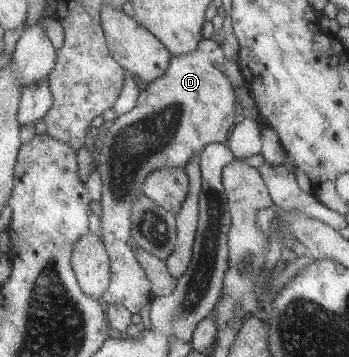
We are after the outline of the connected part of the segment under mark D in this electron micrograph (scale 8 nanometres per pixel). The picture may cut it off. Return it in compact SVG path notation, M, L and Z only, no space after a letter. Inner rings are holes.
M203 40L201 44L199 44L199 48L195 50L195 52L191 52L191 54L187 54L187 56L179 56L179 58L172 58L169 71L163 78L159 78L159 80L155 80L153 84L145 87L145 90L141 92L139 99L137 100L137 106L131 110L128 114L118 116L114 123L108 128L108 132L104 137L104 141L99 145L101 152L99 153L98 163L96 165L96 170L99 172L102 179L102 195L100 198L101 203L101 234L102 239L104 240L104 244L106 245L107 251L110 254L110 262L112 267L112 276L111 276L111 285L110 288L103 294L103 303L105 306L108 305L121 305L125 306L129 312L133 315L141 314L141 310L147 306L147 303L150 305L153 301L153 293L152 293L152 285L150 282L150 277L146 274L146 270L143 269L141 262L139 262L137 254L135 254L135 240L133 239L133 234L131 234L131 216L133 216L133 202L141 196L143 190L145 188L145 184L147 182L147 178L155 172L155 170L159 170L159 168L186 168L187 164L189 164L189 160L193 158L193 156L200 156L200 154L207 148L207 146L211 144L227 144L230 139L230 134L233 132L235 124L235 114L240 111L238 100L235 94L235 90L233 89L233 84L230 84L229 80L227 80L227 76L223 72L221 72L220 66L227 63L225 60L225 54L223 54L223 50L221 50L221 46L215 43L213 40Z

